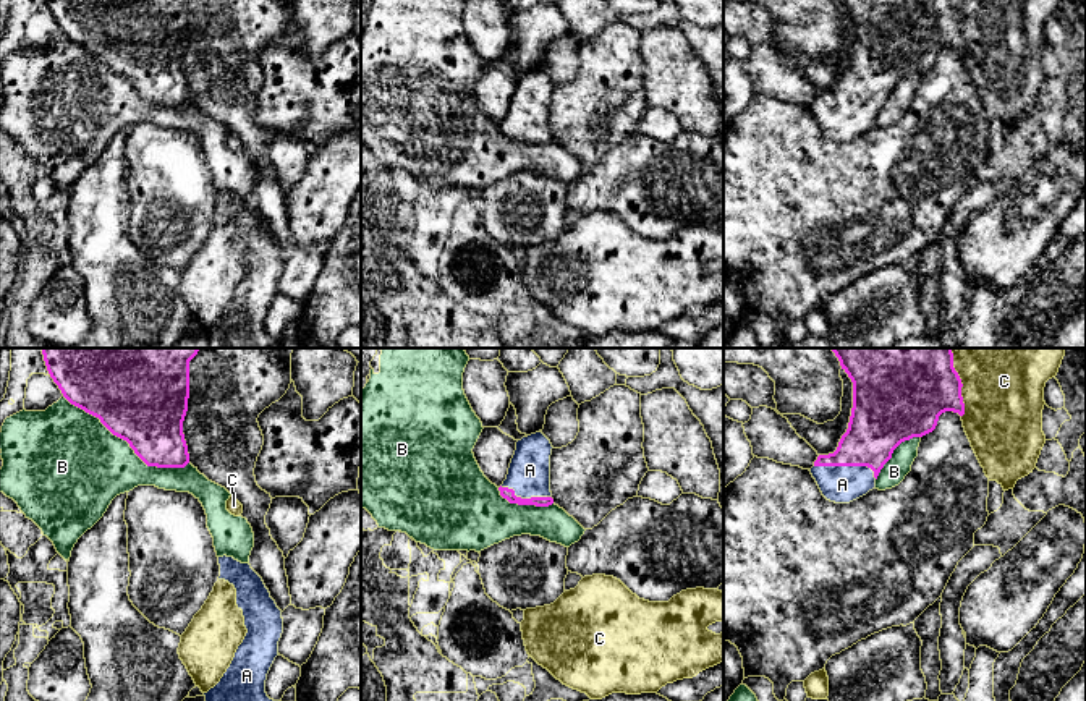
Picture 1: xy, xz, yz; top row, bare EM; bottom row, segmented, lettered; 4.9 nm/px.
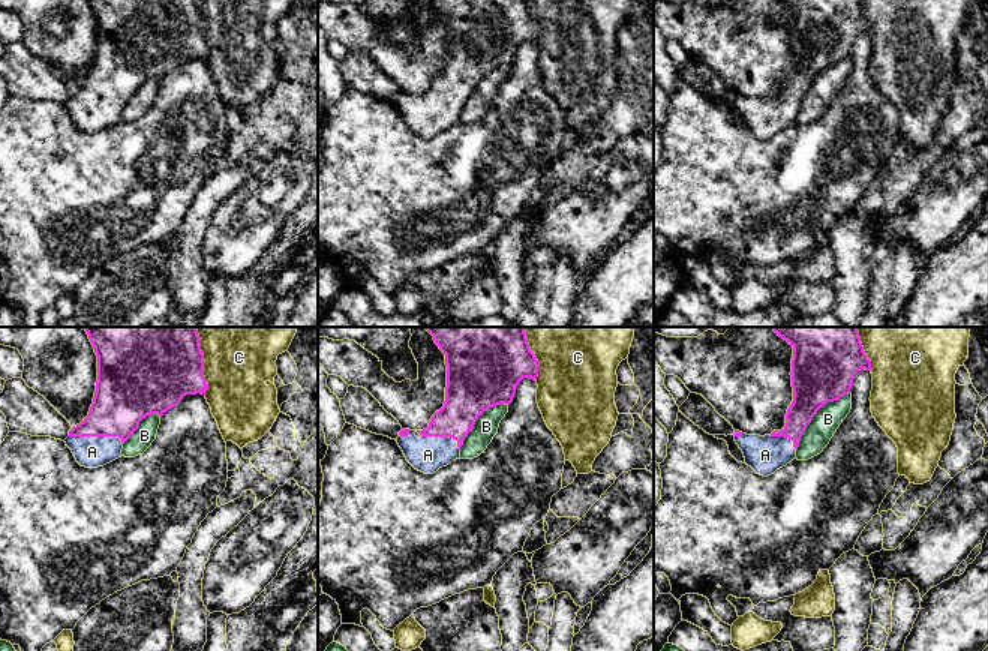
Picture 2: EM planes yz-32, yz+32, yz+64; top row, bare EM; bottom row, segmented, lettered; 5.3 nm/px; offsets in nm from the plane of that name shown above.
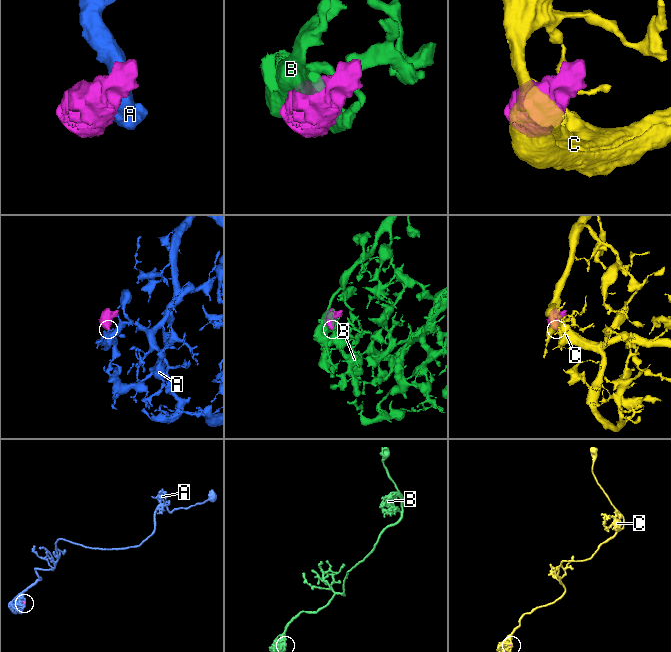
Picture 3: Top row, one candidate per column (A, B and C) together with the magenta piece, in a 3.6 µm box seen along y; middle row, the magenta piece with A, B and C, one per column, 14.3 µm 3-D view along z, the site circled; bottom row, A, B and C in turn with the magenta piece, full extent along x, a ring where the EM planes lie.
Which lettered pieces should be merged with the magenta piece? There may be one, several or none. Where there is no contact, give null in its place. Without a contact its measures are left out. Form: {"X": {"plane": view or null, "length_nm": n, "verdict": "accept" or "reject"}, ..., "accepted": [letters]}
{"A": {"plane": "yz", "length_nm": 320, "verdict": "accept"}, "B": {"plane": "xy", "length_nm": 700, "verdict": "reject"}, "C": {"plane": "yz", "length_nm": 340, "verdict": "reject"}, "accepted": ["A"]}

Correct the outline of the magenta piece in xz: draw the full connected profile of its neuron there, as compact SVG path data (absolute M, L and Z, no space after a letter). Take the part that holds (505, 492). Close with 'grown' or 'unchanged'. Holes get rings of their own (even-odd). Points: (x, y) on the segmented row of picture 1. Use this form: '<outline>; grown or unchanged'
M536 432L518 440L507 479L498 487L500 495L510 503L518 505L552 505L552 448L550 440L542 432Z; grown

